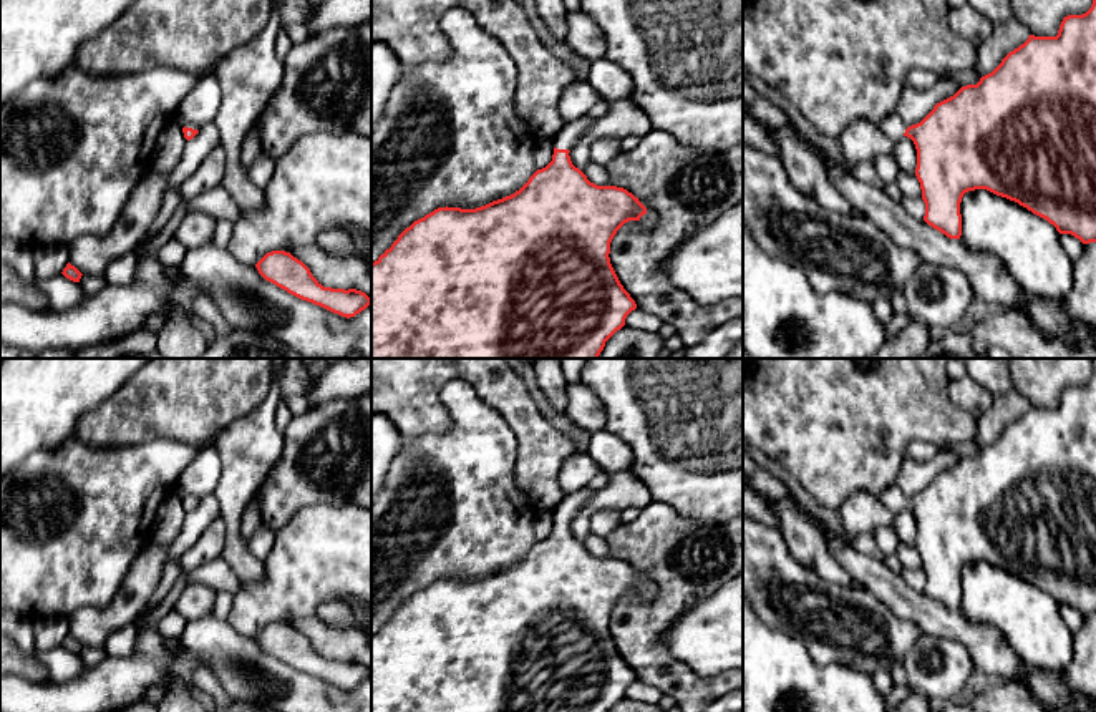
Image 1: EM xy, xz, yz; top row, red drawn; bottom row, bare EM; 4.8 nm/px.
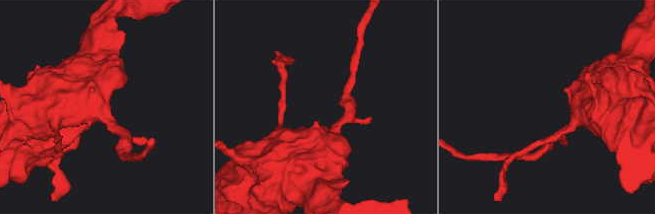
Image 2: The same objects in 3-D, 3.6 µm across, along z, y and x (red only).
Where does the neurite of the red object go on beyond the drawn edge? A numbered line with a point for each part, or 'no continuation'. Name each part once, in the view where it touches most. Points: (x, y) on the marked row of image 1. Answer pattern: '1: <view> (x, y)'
1: xz (566, 140)

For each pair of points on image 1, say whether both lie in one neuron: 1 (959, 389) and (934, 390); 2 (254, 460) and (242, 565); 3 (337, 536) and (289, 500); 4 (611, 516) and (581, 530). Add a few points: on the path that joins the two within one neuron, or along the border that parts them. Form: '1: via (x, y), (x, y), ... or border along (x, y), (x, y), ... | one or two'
1: border along (950, 380), (949, 399), (975, 417) | two
2: via (237, 487), (232, 495), (232, 538) | one
3: border along (339, 502), (304, 505), (276, 531) | two
4: border along (620, 510), (599, 510), (591, 518), (589, 531) | two

